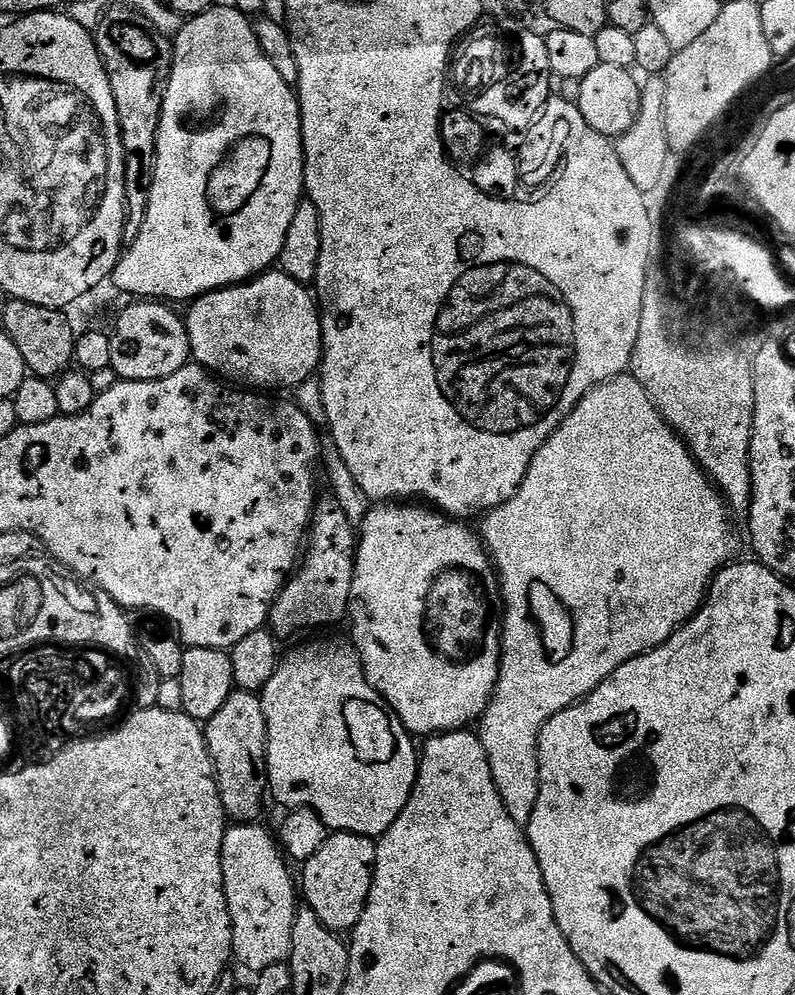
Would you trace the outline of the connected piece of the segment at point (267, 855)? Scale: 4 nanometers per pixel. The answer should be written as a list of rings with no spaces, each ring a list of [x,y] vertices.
[[[237,823],[224,833],[222,842],[222,878],[224,893],[232,919],[232,954],[235,963],[245,964],[252,974],[266,970],[266,966],[285,963],[291,950],[291,931],[294,930],[298,907],[298,888],[292,885],[290,867],[273,833],[259,823]]]

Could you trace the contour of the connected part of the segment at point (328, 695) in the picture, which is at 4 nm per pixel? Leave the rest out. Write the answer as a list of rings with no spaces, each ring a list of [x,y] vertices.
[[[316,640],[294,649],[277,663],[274,678],[259,693],[268,731],[268,787],[275,803],[314,810],[332,832],[379,838],[410,802],[418,748],[391,706],[370,686],[355,644],[344,640]]]

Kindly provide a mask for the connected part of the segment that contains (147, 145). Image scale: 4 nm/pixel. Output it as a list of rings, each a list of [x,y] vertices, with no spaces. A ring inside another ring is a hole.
[[[110,8],[94,29],[96,49],[104,60],[118,106],[122,146],[126,162],[126,198],[124,199],[124,239],[138,238],[146,210],[150,206],[150,186],[154,186],[158,126],[162,118],[164,91],[172,73],[173,41],[154,28],[141,12],[132,8]]]

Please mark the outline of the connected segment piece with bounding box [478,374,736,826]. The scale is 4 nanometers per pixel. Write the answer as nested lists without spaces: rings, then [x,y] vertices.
[[[625,374],[596,385],[580,399],[578,406],[574,406],[558,430],[554,430],[554,434],[550,434],[548,441],[534,454],[526,470],[526,478],[514,498],[483,517],[482,539],[500,578],[500,595],[504,598],[504,637],[500,639],[498,682],[488,709],[478,721],[478,735],[490,762],[490,774],[494,774],[494,786],[498,786],[498,794],[502,794],[502,802],[506,810],[510,810],[510,818],[514,818],[514,822],[526,826],[538,802],[540,779],[536,747],[542,726],[554,718],[554,714],[566,710],[571,704],[577,704],[598,686],[602,686],[602,682],[610,679],[618,666],[664,644],[677,628],[695,616],[708,594],[708,585],[717,572],[733,559],[732,547],[736,544],[736,536],[732,533],[732,520],[728,515],[730,509],[720,489],[708,479],[707,472],[694,459],[687,444],[660,417],[660,412],[653,406],[636,377]]]

